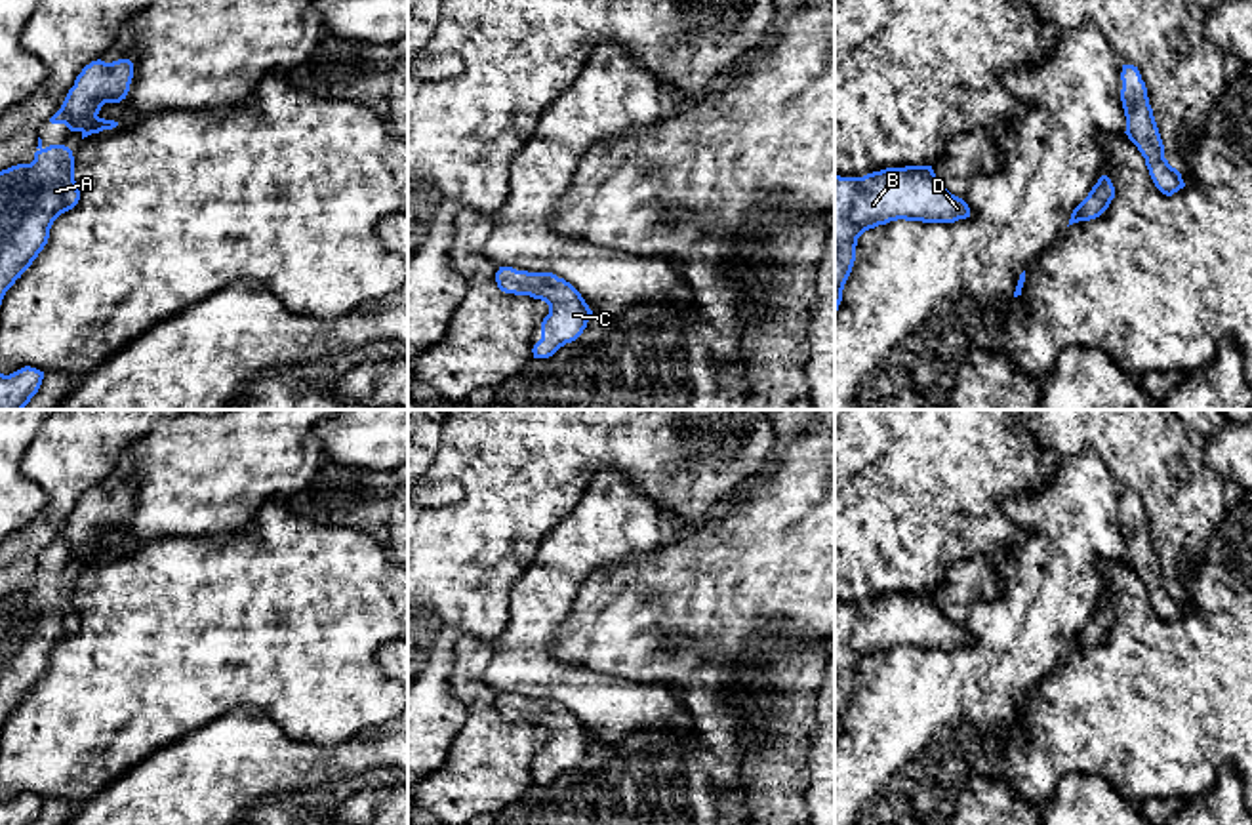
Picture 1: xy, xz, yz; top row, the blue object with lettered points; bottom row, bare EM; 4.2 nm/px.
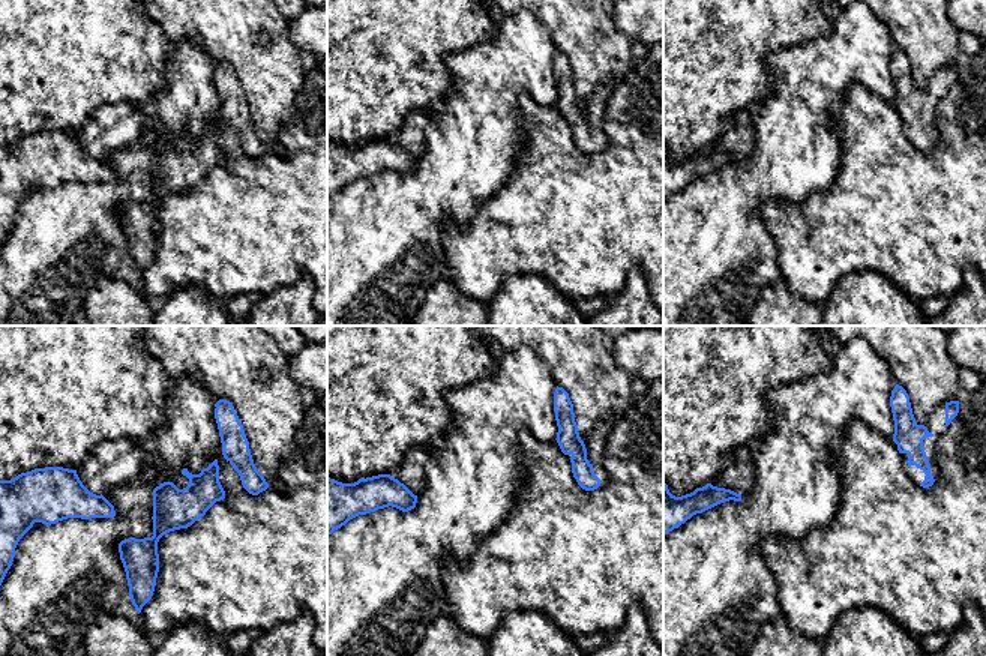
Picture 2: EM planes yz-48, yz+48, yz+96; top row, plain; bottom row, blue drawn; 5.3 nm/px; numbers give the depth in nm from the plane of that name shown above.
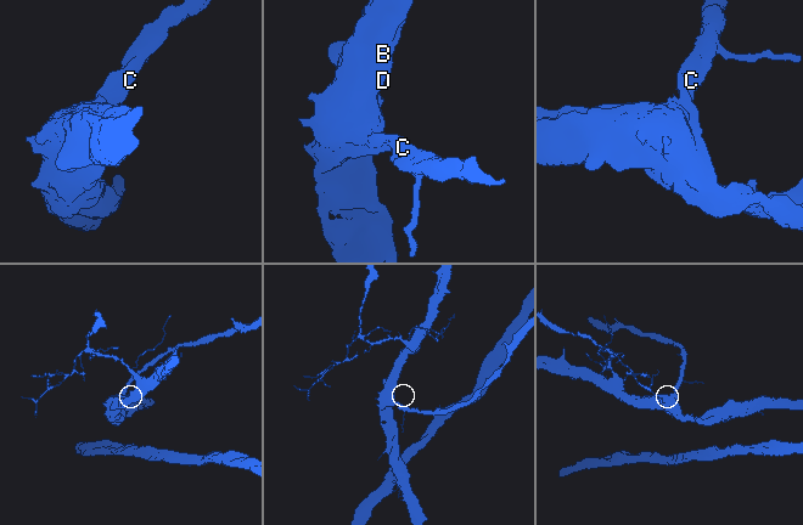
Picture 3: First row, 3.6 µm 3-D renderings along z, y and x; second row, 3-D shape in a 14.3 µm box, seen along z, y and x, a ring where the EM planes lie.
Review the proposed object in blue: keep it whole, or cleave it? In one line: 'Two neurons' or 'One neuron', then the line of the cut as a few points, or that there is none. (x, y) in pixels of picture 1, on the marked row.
One neuron. No split

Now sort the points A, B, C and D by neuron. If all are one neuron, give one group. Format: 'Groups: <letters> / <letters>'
Groups: A B C D

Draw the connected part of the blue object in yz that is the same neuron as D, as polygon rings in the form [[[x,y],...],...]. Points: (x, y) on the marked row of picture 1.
[[[932,166],[886,168],[863,177],[835,175],[835,316],[856,261],[858,238],[890,221],[955,223],[970,217]]]

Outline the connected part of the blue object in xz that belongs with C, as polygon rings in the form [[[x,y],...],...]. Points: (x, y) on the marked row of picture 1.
[[[499,267],[497,288],[505,293],[530,295],[549,305],[541,322],[541,339],[534,345],[534,358],[549,358],[566,343],[576,341],[593,314],[581,293],[553,272],[528,272]]]

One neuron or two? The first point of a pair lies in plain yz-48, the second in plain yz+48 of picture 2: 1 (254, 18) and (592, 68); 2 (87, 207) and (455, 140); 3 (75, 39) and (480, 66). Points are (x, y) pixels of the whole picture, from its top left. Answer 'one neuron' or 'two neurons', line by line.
1: one neuron
2: one neuron
3: two neurons

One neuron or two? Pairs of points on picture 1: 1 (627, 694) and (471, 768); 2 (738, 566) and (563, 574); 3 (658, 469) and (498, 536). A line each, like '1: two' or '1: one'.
1: two
2: two
3: one

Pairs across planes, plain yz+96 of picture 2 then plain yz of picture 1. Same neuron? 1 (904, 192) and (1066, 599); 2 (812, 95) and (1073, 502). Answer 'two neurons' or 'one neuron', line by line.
1: two neurons
2: one neuron

